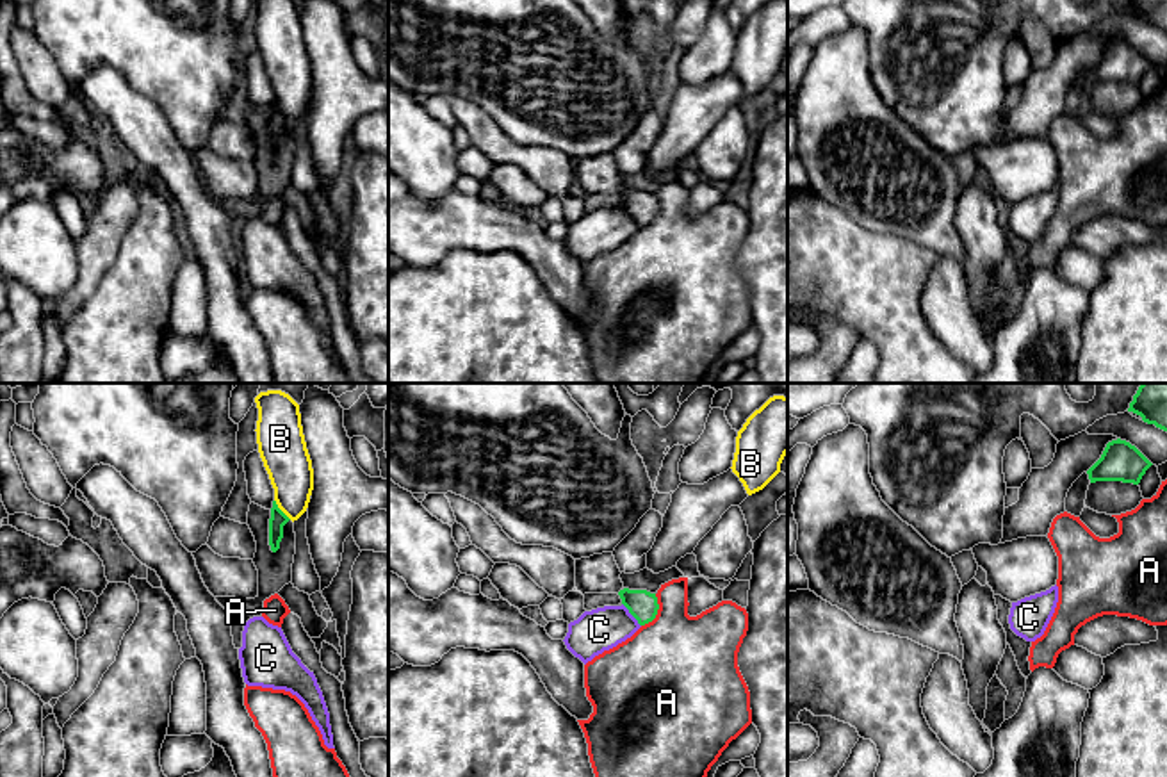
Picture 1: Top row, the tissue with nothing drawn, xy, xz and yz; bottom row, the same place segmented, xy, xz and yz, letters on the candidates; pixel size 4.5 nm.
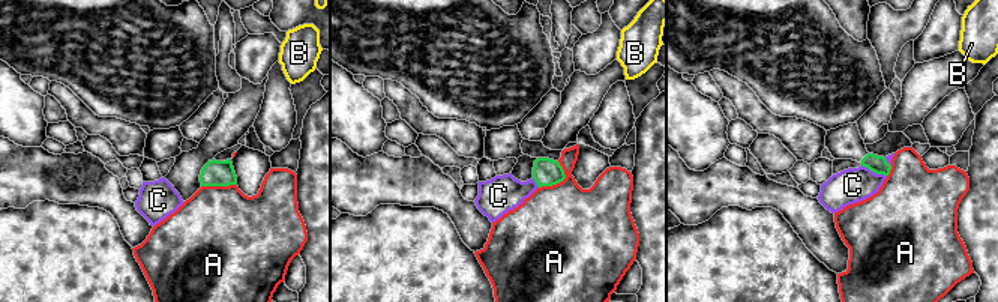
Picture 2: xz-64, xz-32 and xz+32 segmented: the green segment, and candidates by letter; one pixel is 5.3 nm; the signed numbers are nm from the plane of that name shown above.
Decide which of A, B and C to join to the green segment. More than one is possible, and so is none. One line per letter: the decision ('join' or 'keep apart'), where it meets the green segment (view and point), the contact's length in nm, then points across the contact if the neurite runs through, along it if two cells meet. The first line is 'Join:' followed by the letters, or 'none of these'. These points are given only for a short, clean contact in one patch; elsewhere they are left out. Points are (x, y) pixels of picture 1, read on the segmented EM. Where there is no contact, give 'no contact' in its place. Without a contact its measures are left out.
Join: none of these
A: keep apart | xz (656, 612) | 170 nm
B: keep apart | xy (280, 510) | 120 nm
C: keep apart | xz (631, 613) | 140 nm | along xz (622, 603), (640, 626)

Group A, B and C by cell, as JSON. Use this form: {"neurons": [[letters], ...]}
{"neurons": [["A"], ["B"], ["C"]]}

